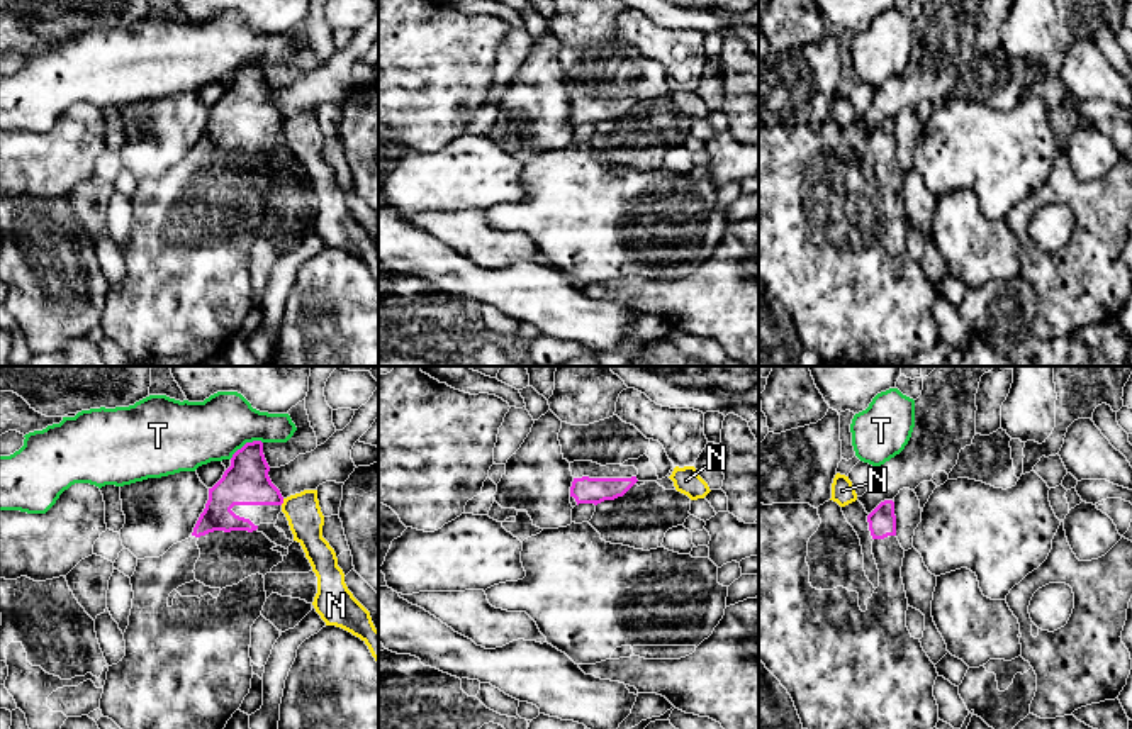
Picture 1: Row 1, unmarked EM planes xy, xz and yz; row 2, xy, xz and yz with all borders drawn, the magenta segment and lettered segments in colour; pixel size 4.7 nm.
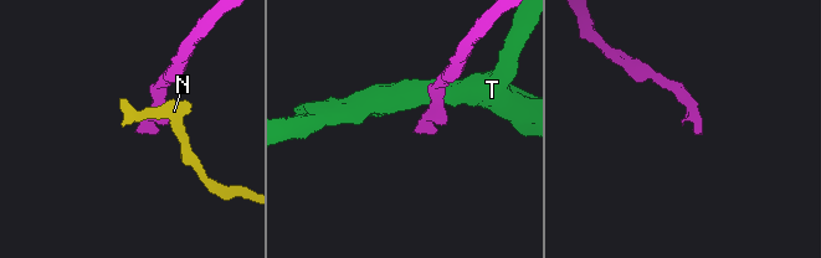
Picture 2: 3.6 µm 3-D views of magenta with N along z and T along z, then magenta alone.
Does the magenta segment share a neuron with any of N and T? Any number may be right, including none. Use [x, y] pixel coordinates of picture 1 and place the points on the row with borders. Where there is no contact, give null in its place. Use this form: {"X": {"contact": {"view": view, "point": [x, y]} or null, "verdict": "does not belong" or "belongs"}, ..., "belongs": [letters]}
{"N": {"contact": {"view": "xy", "point": [282, 502]}, "verdict": "does not belong"}, "T": {"contact": {"view": "xy", "point": [246, 443]}, "verdict": "does not belong"}, "belongs": []}

